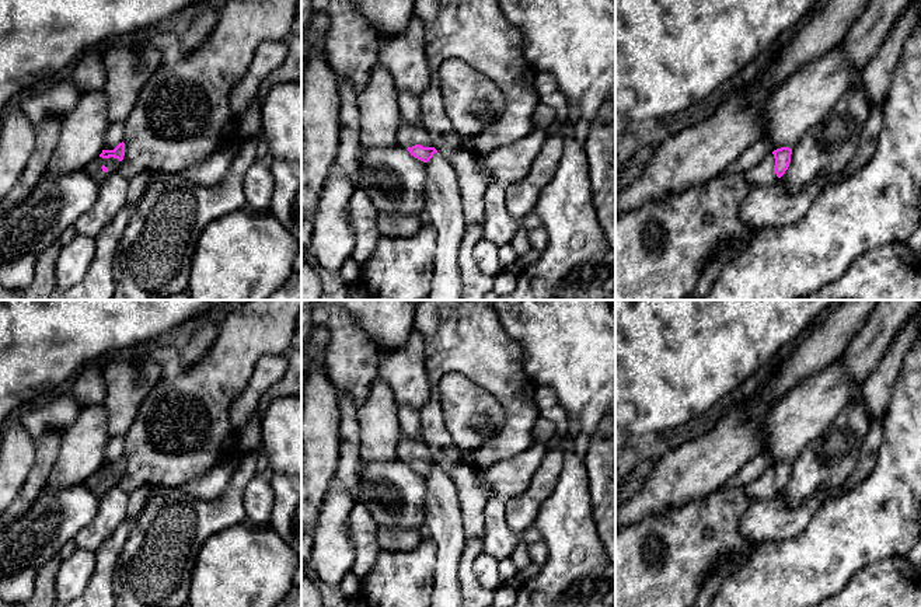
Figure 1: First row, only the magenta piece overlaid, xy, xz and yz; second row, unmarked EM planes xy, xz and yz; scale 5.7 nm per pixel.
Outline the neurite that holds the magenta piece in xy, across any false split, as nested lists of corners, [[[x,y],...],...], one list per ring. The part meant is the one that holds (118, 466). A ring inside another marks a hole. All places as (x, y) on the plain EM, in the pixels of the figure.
[[[119,457],[114,464],[102,467],[86,479],[86,485],[101,499],[109,488],[115,486],[125,470],[125,457]]]

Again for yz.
[[[781,461],[768,467],[757,479],[746,486],[751,502],[777,496],[788,484],[792,463]]]

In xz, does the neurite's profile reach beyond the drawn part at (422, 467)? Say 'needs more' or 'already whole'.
needs more

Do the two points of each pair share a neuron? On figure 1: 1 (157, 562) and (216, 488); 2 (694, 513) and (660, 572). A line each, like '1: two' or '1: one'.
1: two
2: one

